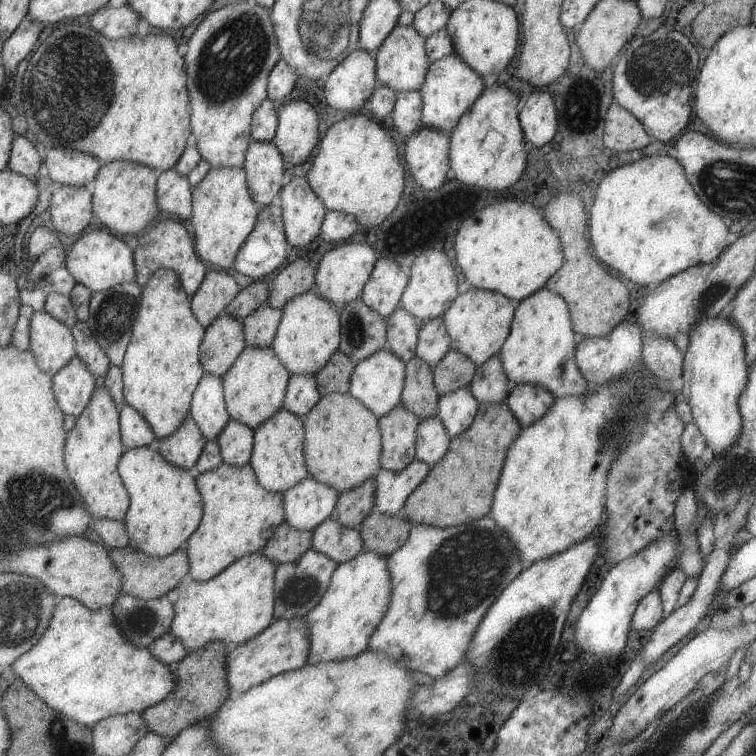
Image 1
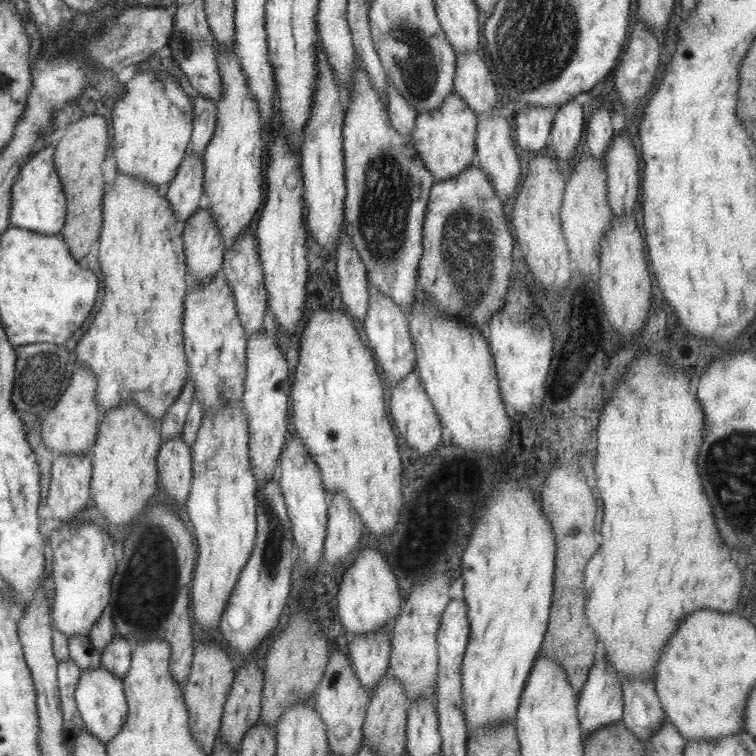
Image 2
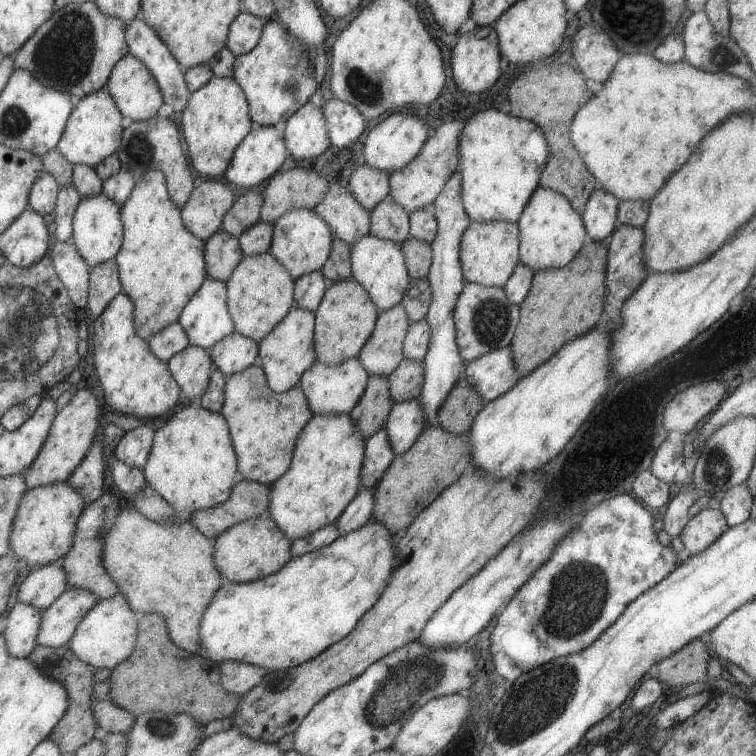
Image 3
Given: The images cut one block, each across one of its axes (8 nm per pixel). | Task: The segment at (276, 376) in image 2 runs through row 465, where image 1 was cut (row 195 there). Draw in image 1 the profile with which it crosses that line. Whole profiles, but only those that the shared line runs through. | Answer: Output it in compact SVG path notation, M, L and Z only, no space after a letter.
M251 140L247 145L242 168L249 196L261 207L269 205L271 198L282 188L286 167L272 141Z

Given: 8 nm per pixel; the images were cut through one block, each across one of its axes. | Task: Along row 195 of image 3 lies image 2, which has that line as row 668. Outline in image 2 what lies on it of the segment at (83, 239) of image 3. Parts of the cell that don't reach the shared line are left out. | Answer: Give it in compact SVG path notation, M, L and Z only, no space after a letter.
M101 664L95 670L83 670L80 672L78 682L74 690L76 708L82 718L84 728L103 744L113 738L121 730L121 724L125 722L127 714L127 703L123 692L121 678L105 670Z

